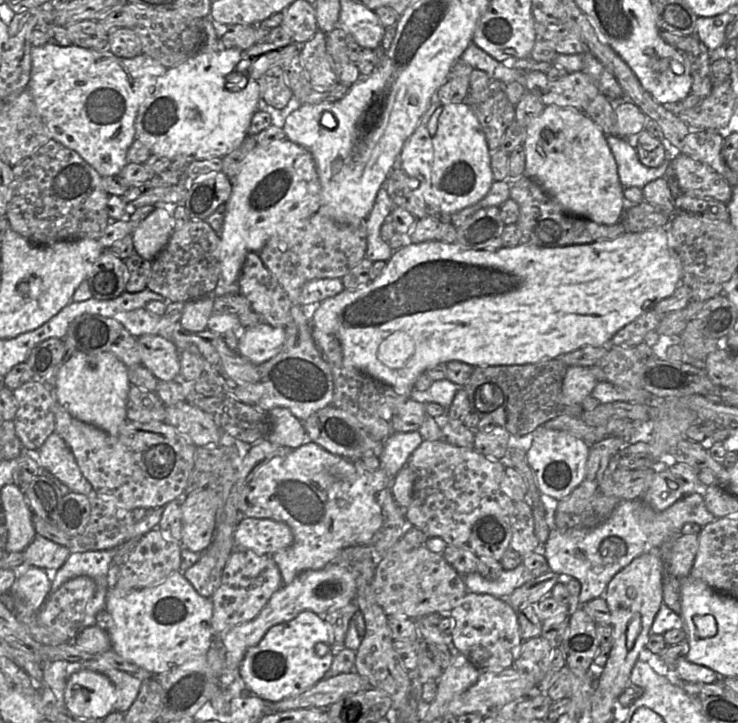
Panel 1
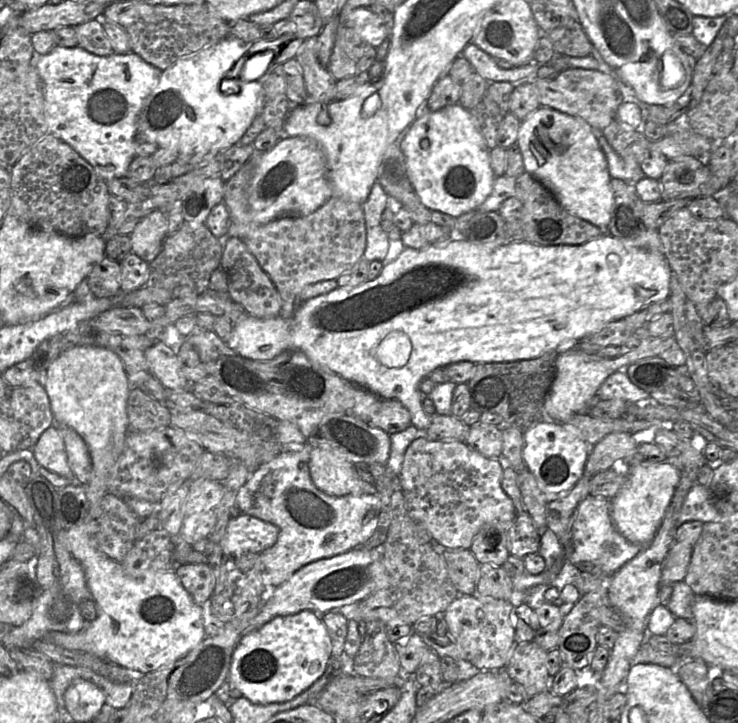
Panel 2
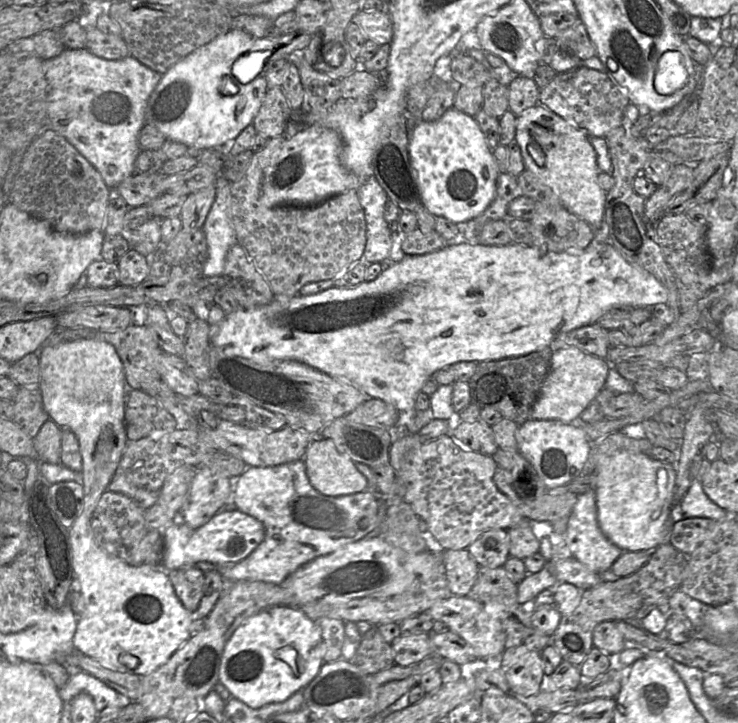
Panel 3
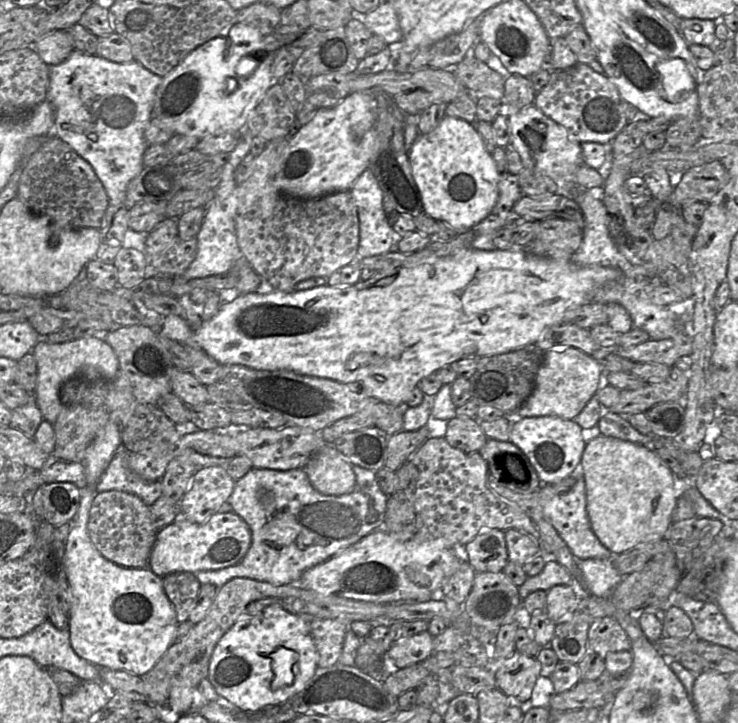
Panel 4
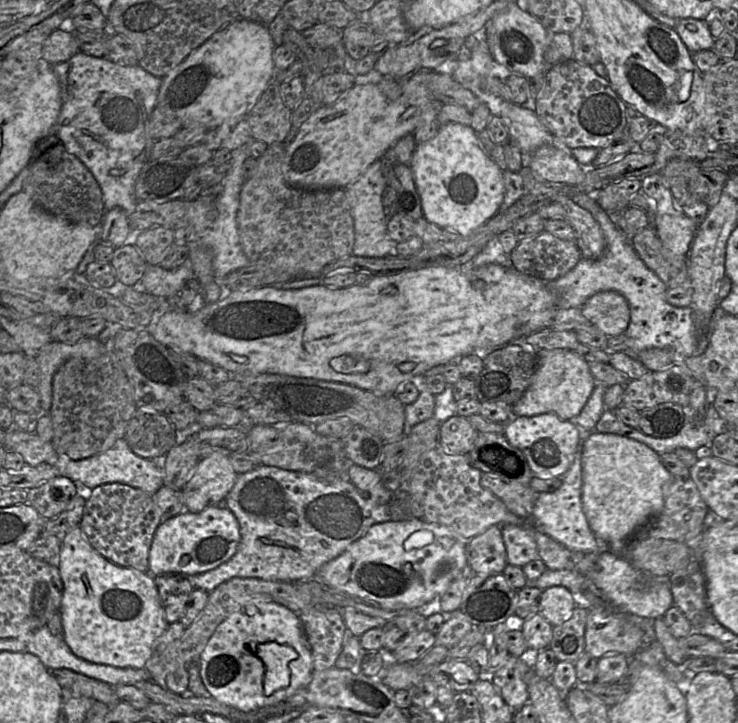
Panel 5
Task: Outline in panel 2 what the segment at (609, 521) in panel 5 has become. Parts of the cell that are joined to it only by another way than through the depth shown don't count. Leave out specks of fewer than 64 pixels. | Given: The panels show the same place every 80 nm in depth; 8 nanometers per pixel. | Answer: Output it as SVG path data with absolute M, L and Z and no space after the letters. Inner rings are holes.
M667 462L630 466L625 482L611 499L611 518L616 530L629 542L649 544L655 537L680 481L680 471Z

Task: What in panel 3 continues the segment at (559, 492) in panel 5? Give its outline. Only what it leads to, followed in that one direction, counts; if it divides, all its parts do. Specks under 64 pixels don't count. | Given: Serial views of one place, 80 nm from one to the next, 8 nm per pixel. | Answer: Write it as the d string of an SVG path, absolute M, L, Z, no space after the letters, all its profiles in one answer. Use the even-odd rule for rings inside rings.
M594 491L578 495L568 521L566 543L575 559L597 573L609 571L616 559L623 553L619 547L604 535L599 526L597 519L597 502Z

